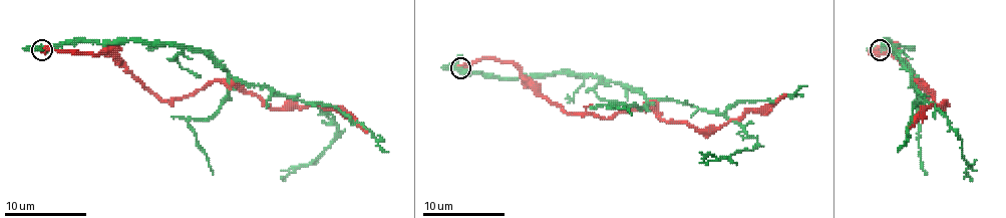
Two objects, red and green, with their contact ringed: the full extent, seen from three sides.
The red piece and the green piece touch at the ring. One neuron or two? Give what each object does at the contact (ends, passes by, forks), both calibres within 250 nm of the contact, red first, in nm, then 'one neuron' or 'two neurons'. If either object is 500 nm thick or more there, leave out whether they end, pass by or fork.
red ends; green forks; calibres 360 and 420 nm; two neurons

